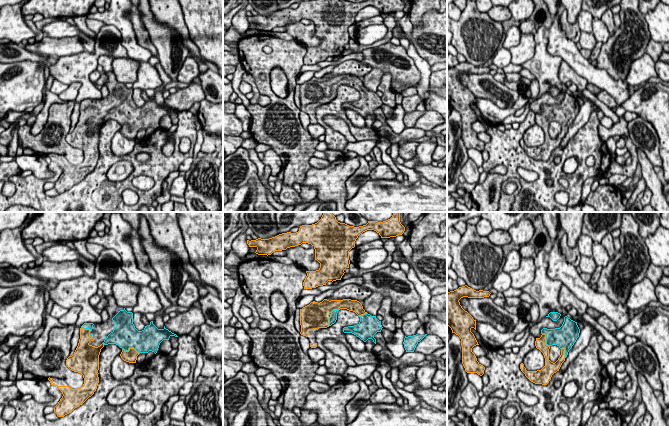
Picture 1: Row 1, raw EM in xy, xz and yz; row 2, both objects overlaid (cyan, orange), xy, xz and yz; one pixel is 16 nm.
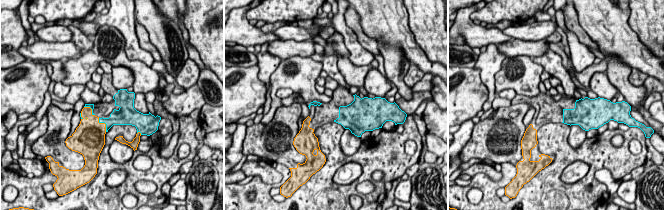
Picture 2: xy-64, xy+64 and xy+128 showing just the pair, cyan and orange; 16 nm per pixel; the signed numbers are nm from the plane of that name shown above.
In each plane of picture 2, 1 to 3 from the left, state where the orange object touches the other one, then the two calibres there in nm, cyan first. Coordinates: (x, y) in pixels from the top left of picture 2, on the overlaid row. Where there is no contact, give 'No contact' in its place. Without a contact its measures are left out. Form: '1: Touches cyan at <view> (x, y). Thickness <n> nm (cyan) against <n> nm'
1: Touches cyan at xy-64 (104, 122). Thickness 260 nm (cyan) against 400 nm
2: No contact
3: No contact

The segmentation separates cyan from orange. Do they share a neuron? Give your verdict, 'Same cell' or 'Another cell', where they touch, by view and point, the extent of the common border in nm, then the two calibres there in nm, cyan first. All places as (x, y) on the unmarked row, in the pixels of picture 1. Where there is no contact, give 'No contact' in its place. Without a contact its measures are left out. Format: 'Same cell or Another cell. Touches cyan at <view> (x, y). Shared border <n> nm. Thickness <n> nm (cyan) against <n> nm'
Same cell. Touches cyan at xz (331, 91). Shared border 320 nm. Thickness 120 nm (cyan) against 420 nm

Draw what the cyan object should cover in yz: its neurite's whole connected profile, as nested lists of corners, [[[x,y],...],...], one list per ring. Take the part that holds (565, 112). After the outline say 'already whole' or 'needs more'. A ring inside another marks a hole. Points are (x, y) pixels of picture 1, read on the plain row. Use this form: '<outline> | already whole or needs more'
[[[567,92],[564,93],[564,98],[560,104],[543,104],[541,106],[541,113],[536,114],[535,122],[543,129],[545,142],[541,146],[527,147],[524,140],[521,139],[521,147],[531,158],[547,161],[551,156],[552,151],[559,147],[569,126],[579,113],[579,109],[580,105],[577,98],[571,96]],[[552,121],[557,121],[561,125],[561,131],[555,139],[549,136],[549,125]]] | needs more

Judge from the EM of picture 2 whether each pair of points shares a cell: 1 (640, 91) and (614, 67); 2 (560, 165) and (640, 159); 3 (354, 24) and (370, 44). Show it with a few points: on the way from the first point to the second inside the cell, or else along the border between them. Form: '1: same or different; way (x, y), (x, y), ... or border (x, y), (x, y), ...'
1: same; way (632, 91), (618, 75)
2: same; way (580, 155), (605, 155), (614, 159), (620, 159)
3: same; way (357, 29), (365, 39)

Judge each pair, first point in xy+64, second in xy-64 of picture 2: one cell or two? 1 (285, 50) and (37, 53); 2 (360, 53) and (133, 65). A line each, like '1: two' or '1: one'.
1: one
2: two

